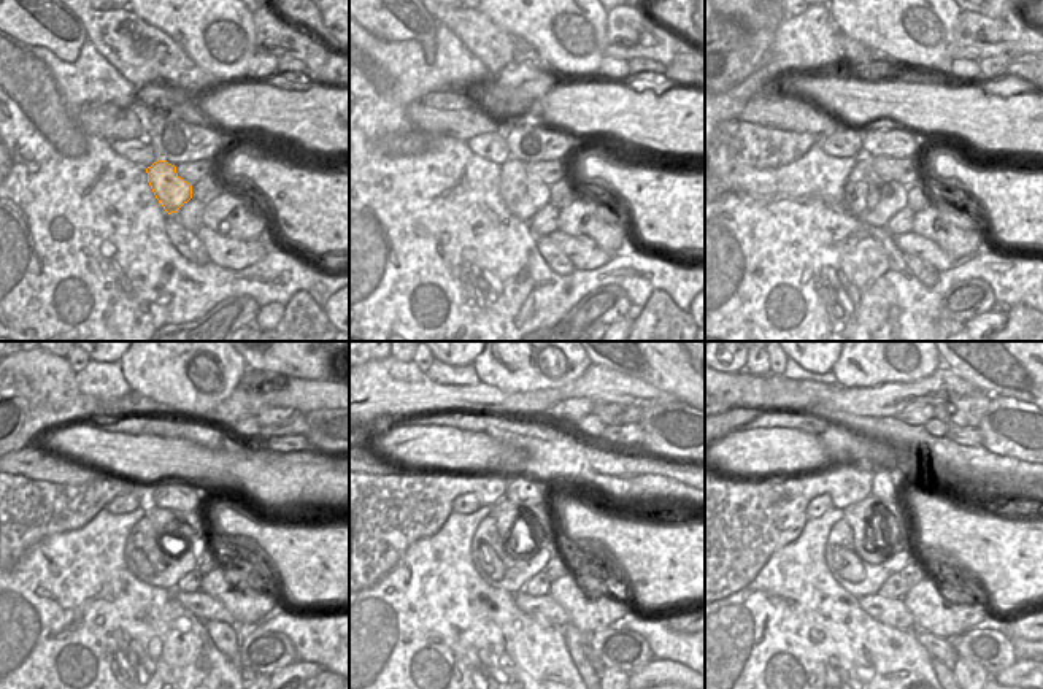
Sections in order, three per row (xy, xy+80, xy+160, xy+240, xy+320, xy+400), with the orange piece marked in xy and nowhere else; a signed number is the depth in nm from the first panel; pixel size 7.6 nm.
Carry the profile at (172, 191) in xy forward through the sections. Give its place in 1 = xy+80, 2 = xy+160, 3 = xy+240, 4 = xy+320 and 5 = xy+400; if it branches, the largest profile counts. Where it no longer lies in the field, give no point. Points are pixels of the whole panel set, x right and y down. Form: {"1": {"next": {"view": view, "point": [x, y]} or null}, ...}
{"1": {"next": {"view": "xy+80", "point": [524, 196]}}, "2": {"next": {"view": "xy+160", "point": [867, 197]}}, "3": {"next": {"view": "xy+240", "point": [167, 570]}}, "4": {"next": {"view": "xy+320", "point": [518, 572]}}, "5": {"next": {"view": "xy+400", "point": [840, 534]}}}

